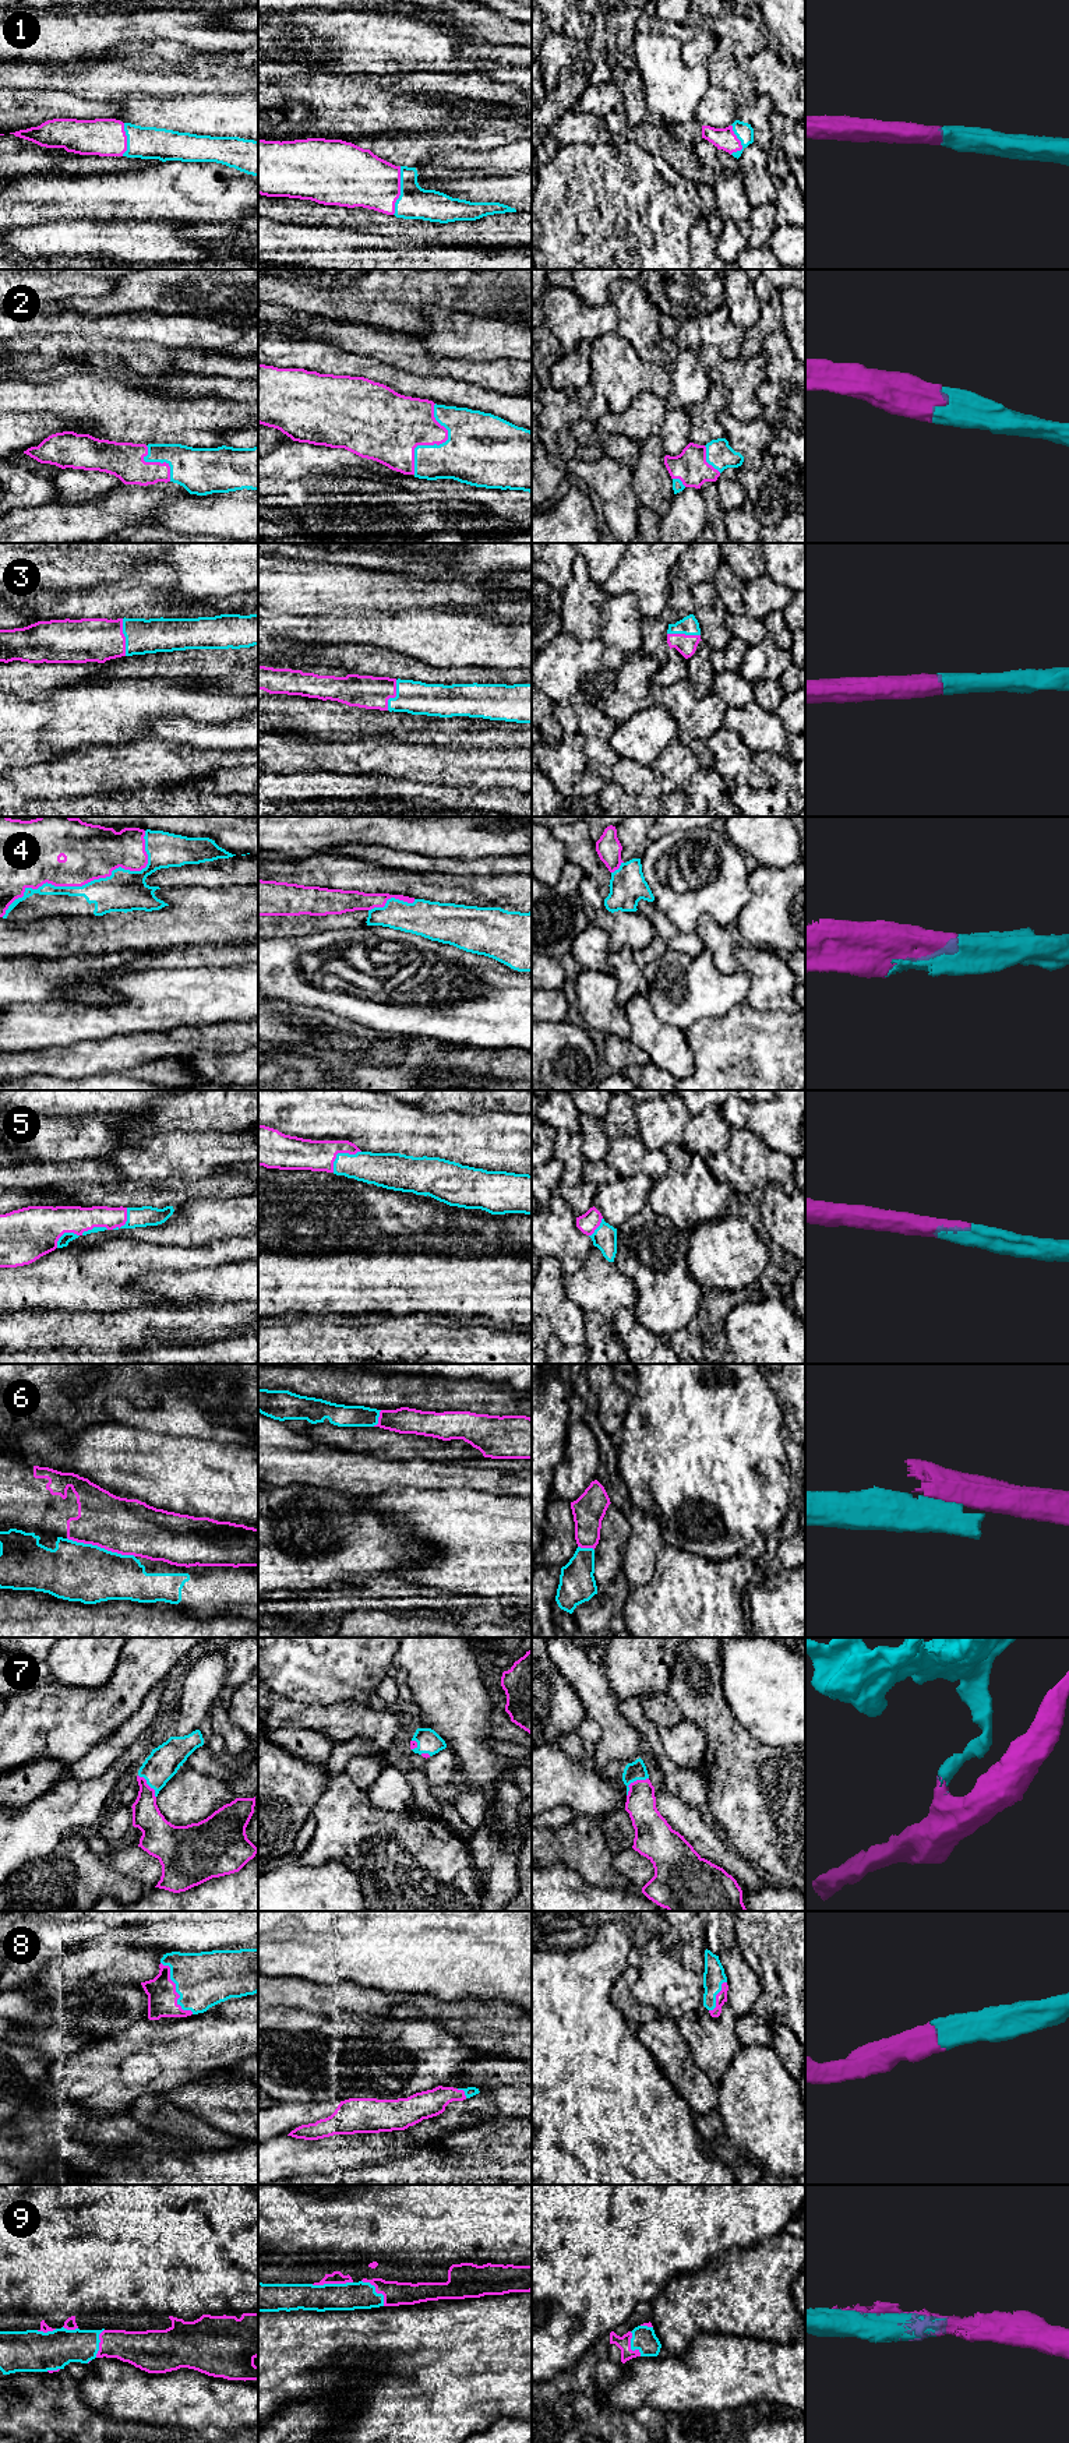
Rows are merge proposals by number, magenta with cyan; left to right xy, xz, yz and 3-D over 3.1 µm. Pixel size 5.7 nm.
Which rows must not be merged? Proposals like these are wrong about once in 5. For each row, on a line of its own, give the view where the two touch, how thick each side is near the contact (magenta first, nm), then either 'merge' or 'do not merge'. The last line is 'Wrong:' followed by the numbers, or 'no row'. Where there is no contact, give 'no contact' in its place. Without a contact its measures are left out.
1: xz | 320/190 nm | merge
2: xz | 340/380 nm | merge
3: xy | 260/200 nm | merge
4: xy | 320/240 nm | merge
5: xz | 190/190 nm | merge
6: xy | 320/340 nm | do not merge
7: yz | 180/110 nm | merge
8: xy | 180/320 nm | merge
9: xz | 80/160 nm | merge
Wrong: 6

